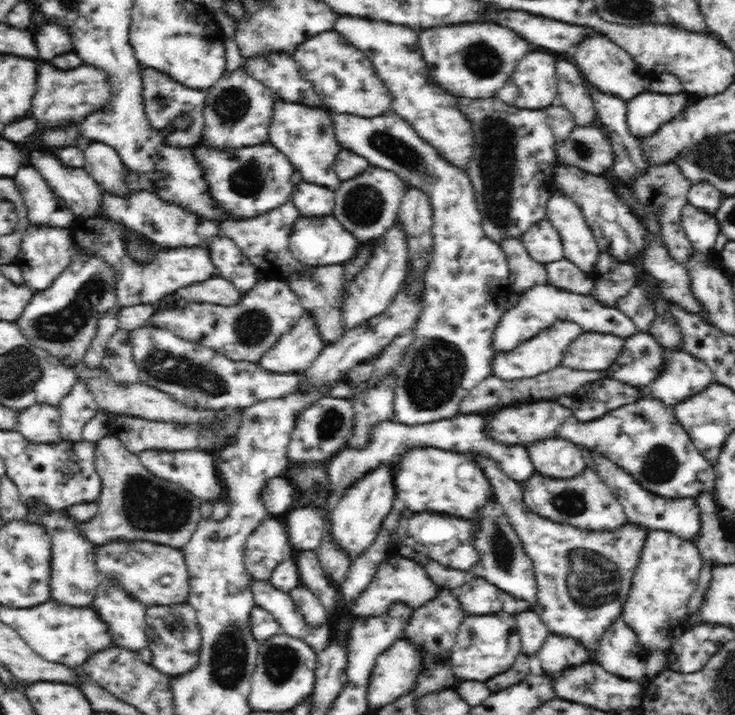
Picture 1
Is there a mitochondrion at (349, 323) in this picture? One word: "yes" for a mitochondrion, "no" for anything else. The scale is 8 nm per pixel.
no

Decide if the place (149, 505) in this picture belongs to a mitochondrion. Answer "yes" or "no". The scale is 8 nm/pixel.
yes

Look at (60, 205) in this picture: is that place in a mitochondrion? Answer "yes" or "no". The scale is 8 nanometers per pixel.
no

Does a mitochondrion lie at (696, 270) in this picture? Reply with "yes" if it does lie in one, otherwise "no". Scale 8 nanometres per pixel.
no

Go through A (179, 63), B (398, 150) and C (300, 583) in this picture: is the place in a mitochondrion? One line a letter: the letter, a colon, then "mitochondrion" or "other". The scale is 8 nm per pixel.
A: other
B: mitochondrion
C: other

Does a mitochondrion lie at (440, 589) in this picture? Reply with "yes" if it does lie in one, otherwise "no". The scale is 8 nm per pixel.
no

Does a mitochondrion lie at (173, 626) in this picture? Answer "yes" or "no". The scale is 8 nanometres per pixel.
no

